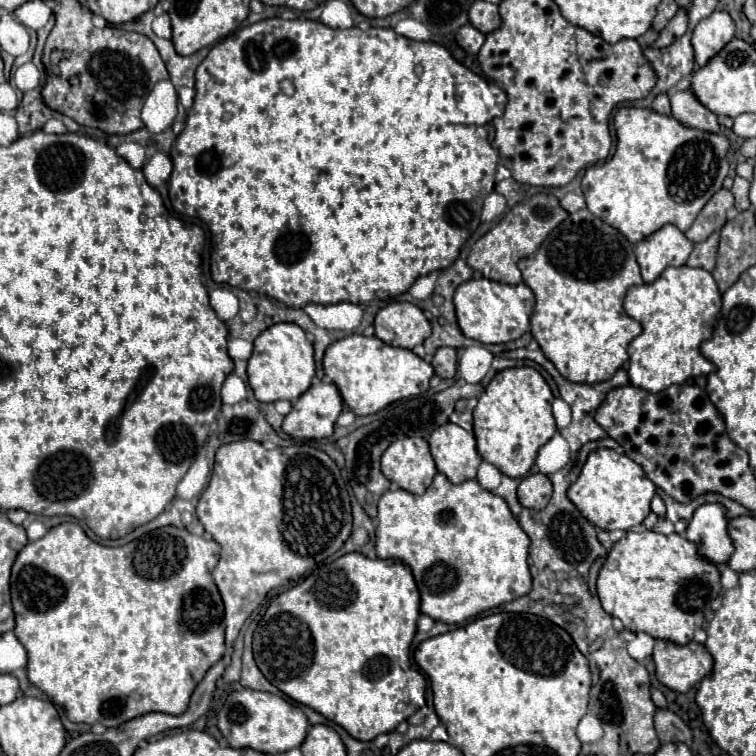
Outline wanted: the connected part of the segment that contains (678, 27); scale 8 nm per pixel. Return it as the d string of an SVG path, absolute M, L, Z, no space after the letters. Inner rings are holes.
M678 10L652 46L672 46L672 42L676 42L676 38L680 38L686 32L686 28L688 28L688 12Z

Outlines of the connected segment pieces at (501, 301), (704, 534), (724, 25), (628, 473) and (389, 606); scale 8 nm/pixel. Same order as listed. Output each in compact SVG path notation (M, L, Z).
M472 278L456 288L454 306L458 326L464 336L482 344L502 344L520 338L530 328L530 312L534 308L534 292L526 284L502 284L488 278Z
M704 504L694 512L686 528L686 538L696 542L698 554L716 566L728 562L734 550L726 530L728 520L724 518L724 512L726 510L720 504Z
M712 12L708 18L700 20L694 34L692 46L696 64L704 68L708 60L712 60L734 36L734 22L728 12Z
M598 448L588 454L580 476L568 488L572 504L598 528L602 530L632 530L642 524L650 512L650 500L656 486L648 480L642 466L610 448Z
M350 552L350 554L344 554L330 564L318 566L306 580L302 580L294 588L278 594L272 600L272 604L268 606L266 614L262 616L262 620L258 622L258 626L254 630L254 658L256 658L256 664L262 670L262 674L278 690L282 690L288 698L292 698L300 704L306 704L312 710L320 712L324 718L340 724L356 740L374 740L378 734L396 730L398 724L406 722L418 708L426 706L426 694L433 696L429 681L416 666L412 666L412 660L410 660L410 644L412 644L414 634L416 634L418 616L420 616L420 592L416 588L416 582L412 578L412 570L408 564L396 562L396 560L382 560L382 558L370 560L360 552Z

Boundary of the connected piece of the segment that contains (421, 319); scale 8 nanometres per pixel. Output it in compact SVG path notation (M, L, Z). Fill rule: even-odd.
M392 302L384 306L376 314L374 328L382 342L410 350L432 334L428 318L412 302Z

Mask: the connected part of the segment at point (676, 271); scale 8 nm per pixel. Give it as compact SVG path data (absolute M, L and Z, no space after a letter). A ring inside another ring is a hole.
M668 266L652 284L632 286L624 298L624 310L642 324L642 334L628 346L630 382L658 394L670 384L682 384L688 378L714 372L716 366L700 354L698 346L712 338L712 328L720 308L722 296L712 274L704 268Z

